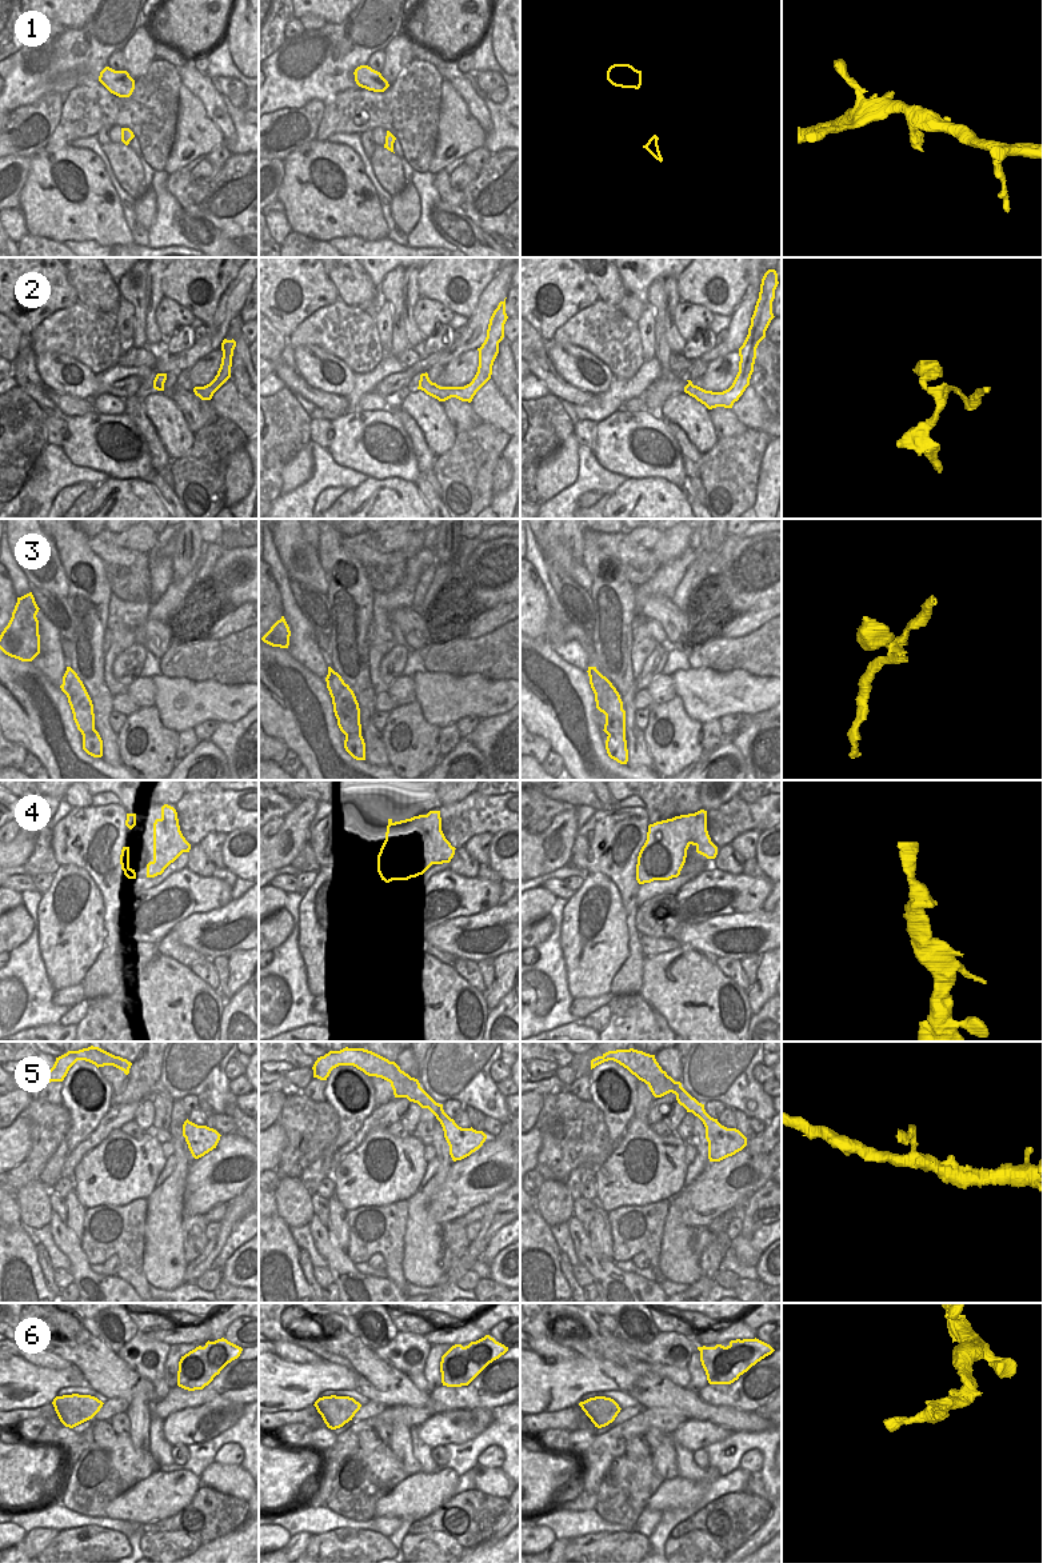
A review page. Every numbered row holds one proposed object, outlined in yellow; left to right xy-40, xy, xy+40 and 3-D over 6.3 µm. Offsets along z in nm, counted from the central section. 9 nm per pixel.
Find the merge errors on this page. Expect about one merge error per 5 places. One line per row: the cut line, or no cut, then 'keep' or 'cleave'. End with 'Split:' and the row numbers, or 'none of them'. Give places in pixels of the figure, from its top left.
1: no cut | keep
2: no cut | keep
3: xy+40 (622, 708), (619, 718), (607, 722), (608, 736) | cleave
4: no cut | keep
5: xy (442, 1108), (436, 1116) | cleave
6: no cut | keep
Split: 3, 5

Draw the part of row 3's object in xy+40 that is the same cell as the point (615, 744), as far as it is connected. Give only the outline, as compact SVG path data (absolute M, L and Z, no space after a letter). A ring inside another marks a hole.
M622 709L622 717L616 720L606 720L610 724L611 735L607 736L606 749L611 759L620 764L627 764L628 749L626 740L626 711Z

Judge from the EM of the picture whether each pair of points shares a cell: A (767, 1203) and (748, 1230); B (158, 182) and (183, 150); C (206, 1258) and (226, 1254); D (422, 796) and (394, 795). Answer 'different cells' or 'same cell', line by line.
A: same cell
B: different cells
C: different cells
D: same cell

